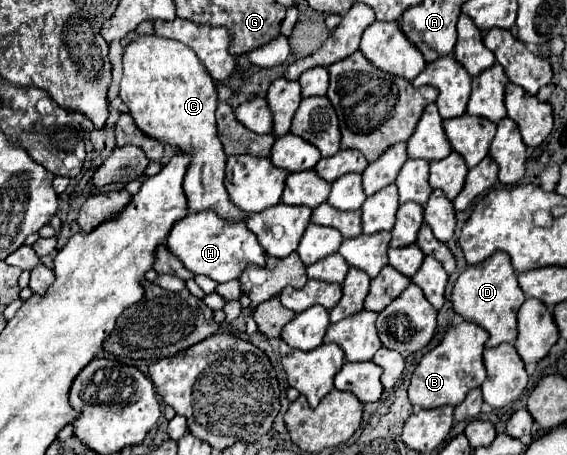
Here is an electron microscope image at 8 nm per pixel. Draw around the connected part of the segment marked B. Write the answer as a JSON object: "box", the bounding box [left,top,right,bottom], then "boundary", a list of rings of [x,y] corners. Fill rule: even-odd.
{"box":[409,322,487,408],"boundary":[[[461,322],[459,326],[451,326],[441,344],[429,350],[421,362],[417,364],[411,384],[409,384],[409,402],[415,408],[439,408],[439,406],[457,406],[463,402],[471,388],[479,388],[485,380],[483,366],[483,350],[487,342],[487,330],[477,324]]]}

